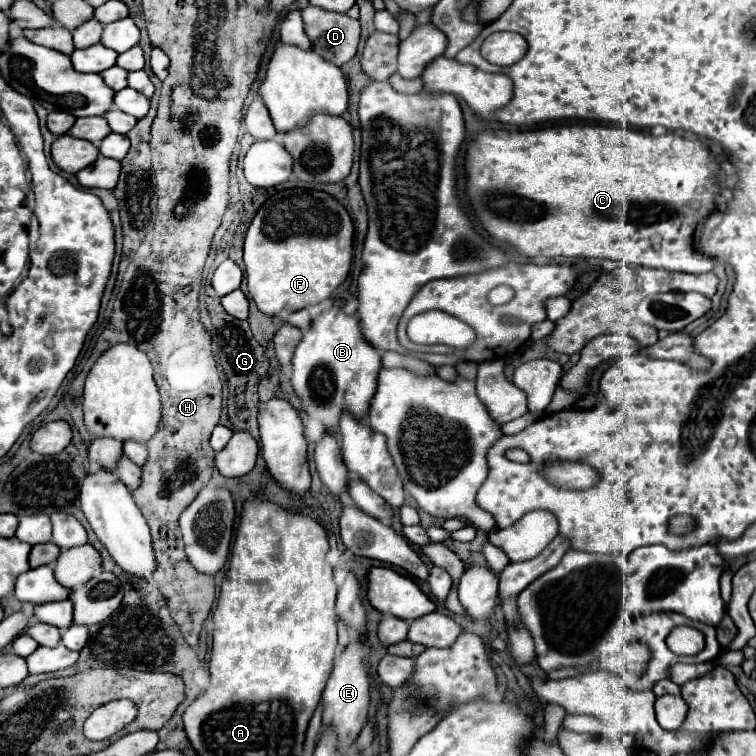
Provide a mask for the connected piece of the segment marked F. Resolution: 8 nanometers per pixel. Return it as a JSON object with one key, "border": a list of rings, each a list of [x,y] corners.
{"border":[[[291,188],[269,196],[247,230],[243,250],[249,294],[255,300],[257,308],[267,316],[277,316],[281,310],[295,312],[327,300],[349,274],[353,258],[353,232],[355,226],[349,212],[329,194],[317,196],[303,188]]]}

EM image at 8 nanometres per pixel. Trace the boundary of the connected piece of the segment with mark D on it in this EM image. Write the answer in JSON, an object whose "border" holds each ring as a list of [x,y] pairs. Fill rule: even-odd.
{"border":[[[307,6],[303,10],[303,22],[313,50],[335,66],[349,62],[359,46],[359,22],[347,14],[327,12]]]}

